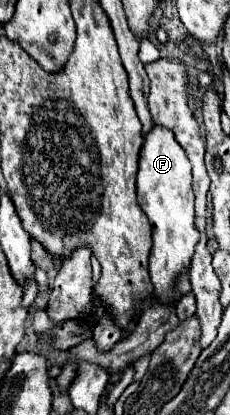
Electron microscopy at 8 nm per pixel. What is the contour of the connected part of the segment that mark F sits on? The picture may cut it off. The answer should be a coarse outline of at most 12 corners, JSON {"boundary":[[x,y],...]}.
{"boundary":[[173,132],[143,138],[137,202],[157,300],[175,294],[199,232],[191,164]]}

